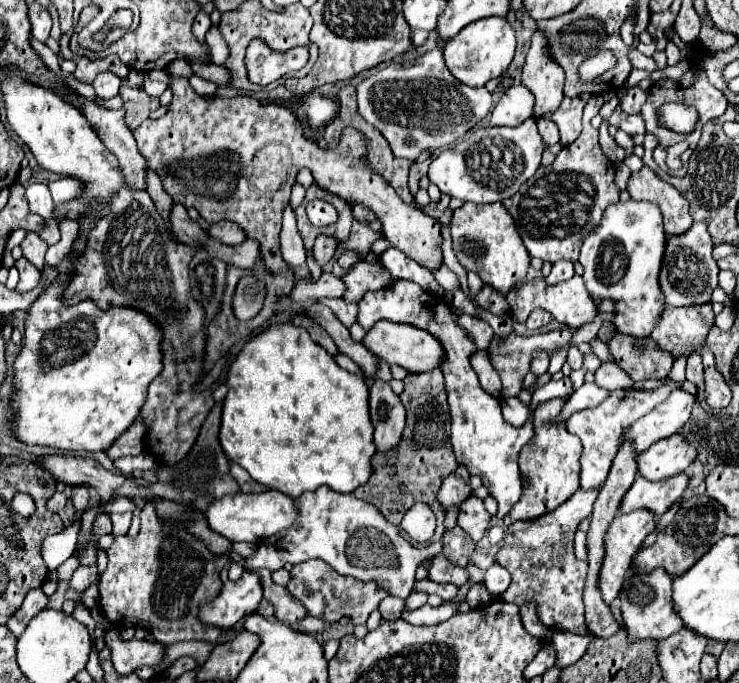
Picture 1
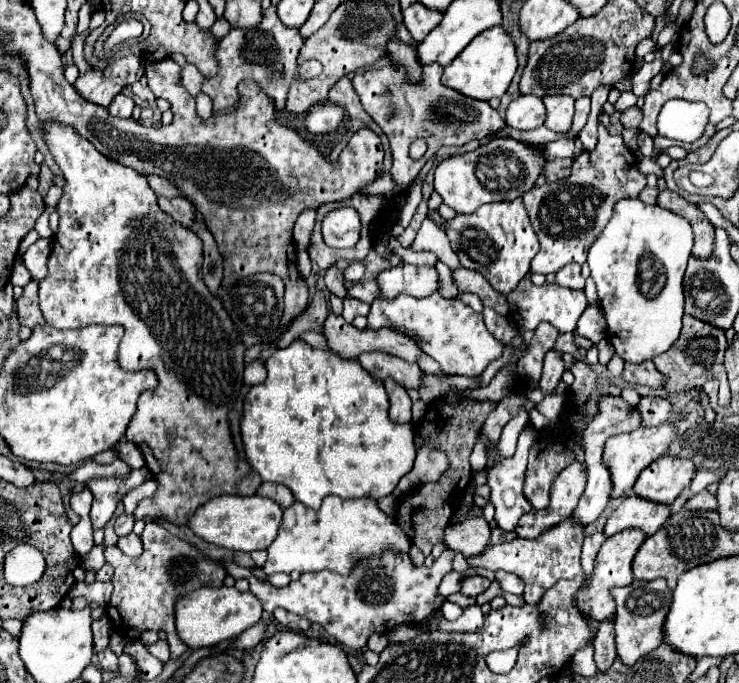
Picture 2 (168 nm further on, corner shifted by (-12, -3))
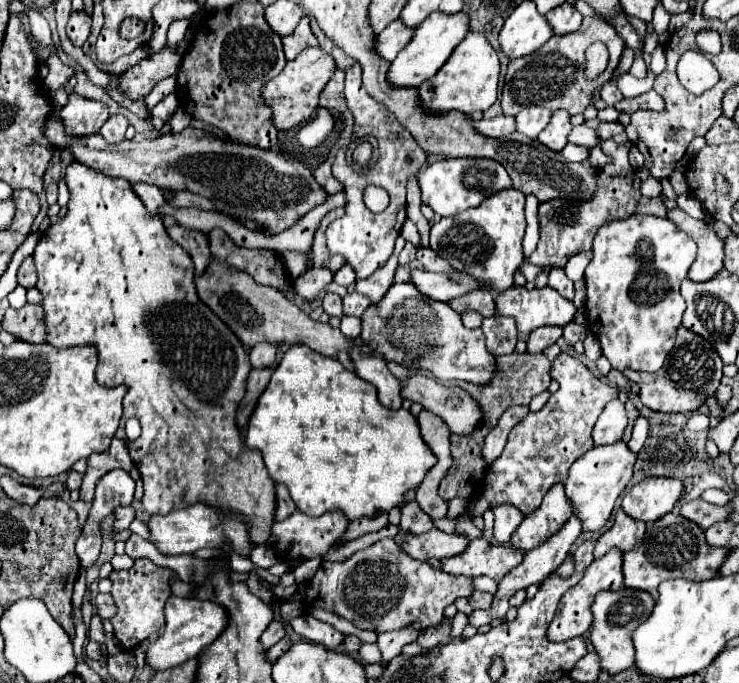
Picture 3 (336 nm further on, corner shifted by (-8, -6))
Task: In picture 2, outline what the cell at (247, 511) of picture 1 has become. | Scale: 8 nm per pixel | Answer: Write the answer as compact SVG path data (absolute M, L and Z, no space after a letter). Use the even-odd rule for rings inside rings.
M218 495L200 505L186 525L194 531L196 537L200 537L206 543L226 547L232 551L252 553L258 549L268 549L268 545L276 537L280 519L282 519L282 509L276 507L276 503L272 503L270 499L264 499L260 495L252 497Z

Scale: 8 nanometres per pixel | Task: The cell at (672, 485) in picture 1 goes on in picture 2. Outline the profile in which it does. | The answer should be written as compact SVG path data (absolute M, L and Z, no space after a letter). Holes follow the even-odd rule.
M630 495L606 521L604 535L612 537L624 529L640 529L646 537L650 537L662 527L668 515L670 507L660 507L660 503L648 503L646 499Z

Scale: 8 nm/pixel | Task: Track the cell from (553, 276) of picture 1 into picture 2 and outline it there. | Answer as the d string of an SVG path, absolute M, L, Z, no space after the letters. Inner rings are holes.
M568 263L556 273L556 283L568 289L584 289L584 277L580 275L580 265Z

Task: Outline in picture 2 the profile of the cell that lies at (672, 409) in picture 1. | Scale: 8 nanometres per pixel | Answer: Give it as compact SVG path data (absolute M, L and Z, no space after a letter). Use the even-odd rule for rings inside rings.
M662 423L658 427L638 427L630 433L620 433L620 435L612 435L606 445L604 445L604 453L602 453L602 463L608 467L610 471L610 479L612 479L612 491L610 491L610 499L614 497L622 497L626 491L632 489L632 485L636 483L638 475L642 469L646 469L652 461L656 461L658 457L664 455L664 451L668 449L668 445L676 439L676 425L674 423Z

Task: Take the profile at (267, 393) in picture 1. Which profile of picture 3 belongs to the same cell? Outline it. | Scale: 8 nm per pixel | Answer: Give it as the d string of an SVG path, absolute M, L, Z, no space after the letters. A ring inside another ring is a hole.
M292 346L280 364L274 368L272 378L258 398L256 410L248 420L246 446L260 450L274 482L288 486L298 510L308 516L322 516L330 510L342 510L350 520L372 516L376 510L401 508L400 527L408 534L424 534L434 528L430 517L420 506L404 506L404 494L416 488L426 476L428 468L436 464L436 456L424 444L416 418L400 408L390 410L380 404L376 388L346 370L336 358L322 356L308 346Z

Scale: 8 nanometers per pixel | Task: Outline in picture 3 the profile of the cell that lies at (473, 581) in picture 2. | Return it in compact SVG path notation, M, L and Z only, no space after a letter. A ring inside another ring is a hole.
M472 592L472 598L468 598L472 608L488 608L492 604L492 594L488 592Z

